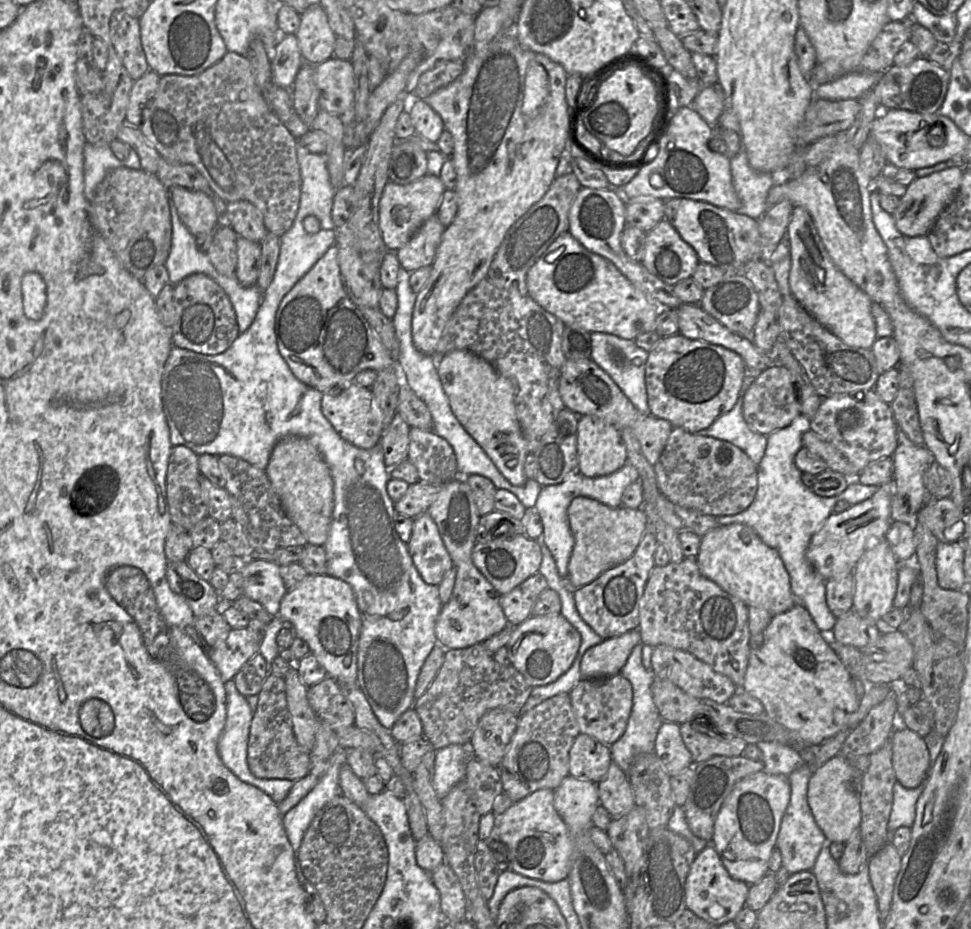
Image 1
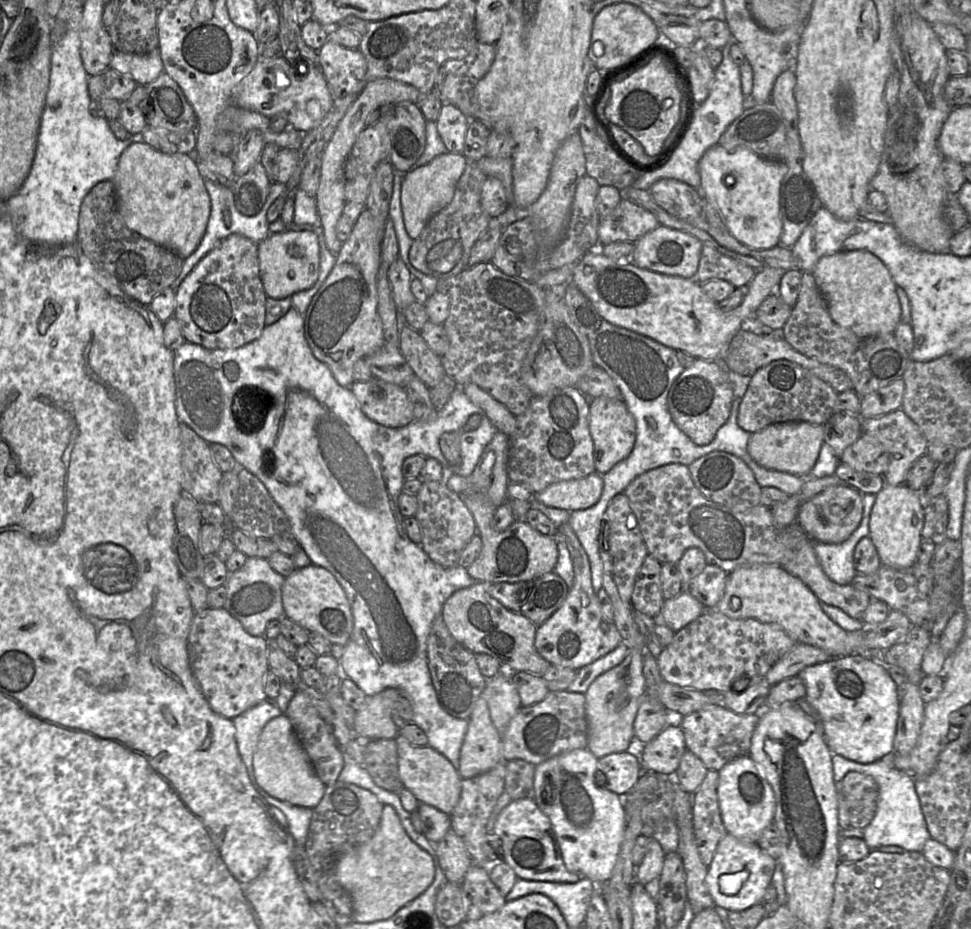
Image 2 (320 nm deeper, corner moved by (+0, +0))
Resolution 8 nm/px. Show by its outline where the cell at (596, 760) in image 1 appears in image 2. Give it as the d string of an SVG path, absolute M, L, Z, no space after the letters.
M638 750L611 753L598 759L598 770L606 787L621 797L627 795L640 778L642 769Z

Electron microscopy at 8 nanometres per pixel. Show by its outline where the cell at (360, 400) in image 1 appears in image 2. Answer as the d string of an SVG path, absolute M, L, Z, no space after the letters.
M372 377L367 381L354 381L350 389L359 402L362 412L369 419L380 425L389 428L401 428L415 420L412 404L402 386Z

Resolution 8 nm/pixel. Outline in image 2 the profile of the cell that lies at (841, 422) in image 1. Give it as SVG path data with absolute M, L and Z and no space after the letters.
M901 408L879 417L862 419L861 428L863 435L876 438L889 455L888 469L882 475L885 484L891 486L905 484L911 466L918 458L926 454L929 446L918 425Z

